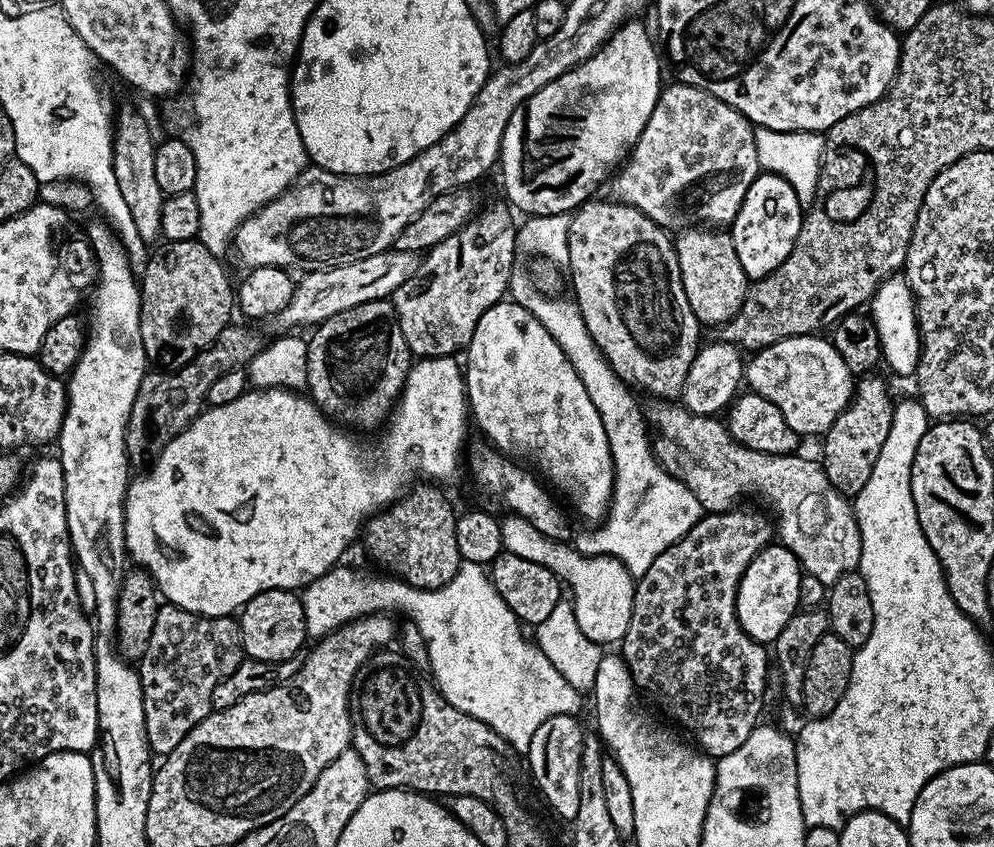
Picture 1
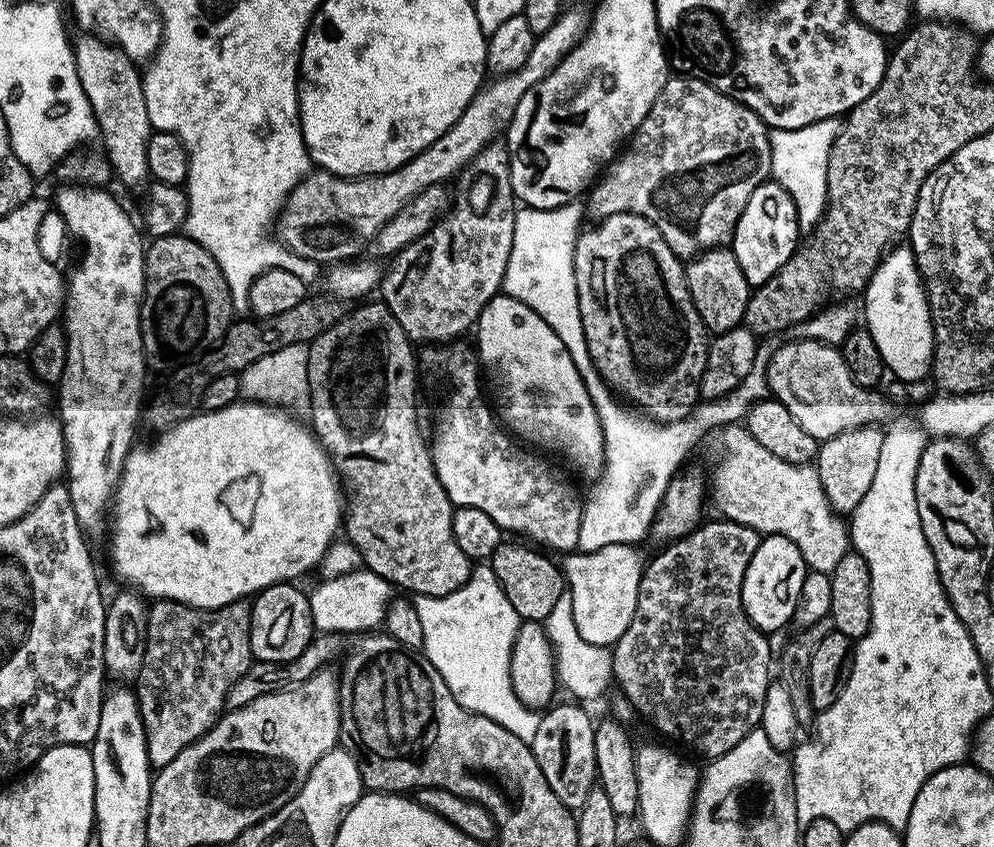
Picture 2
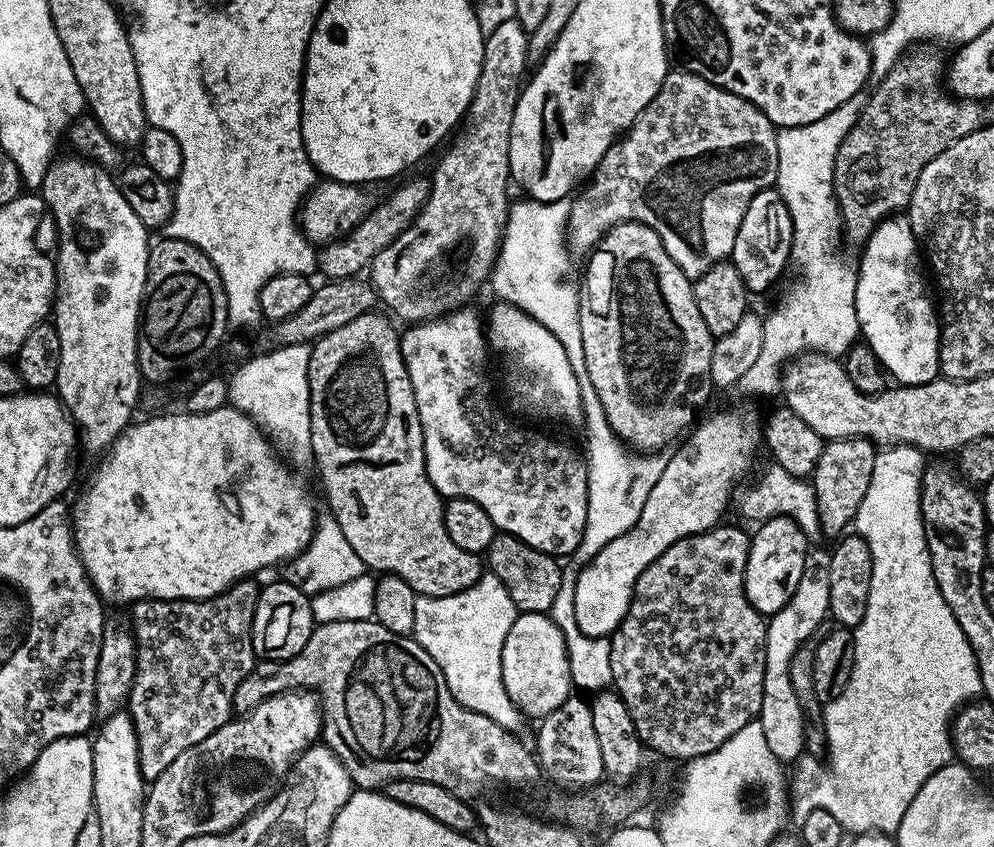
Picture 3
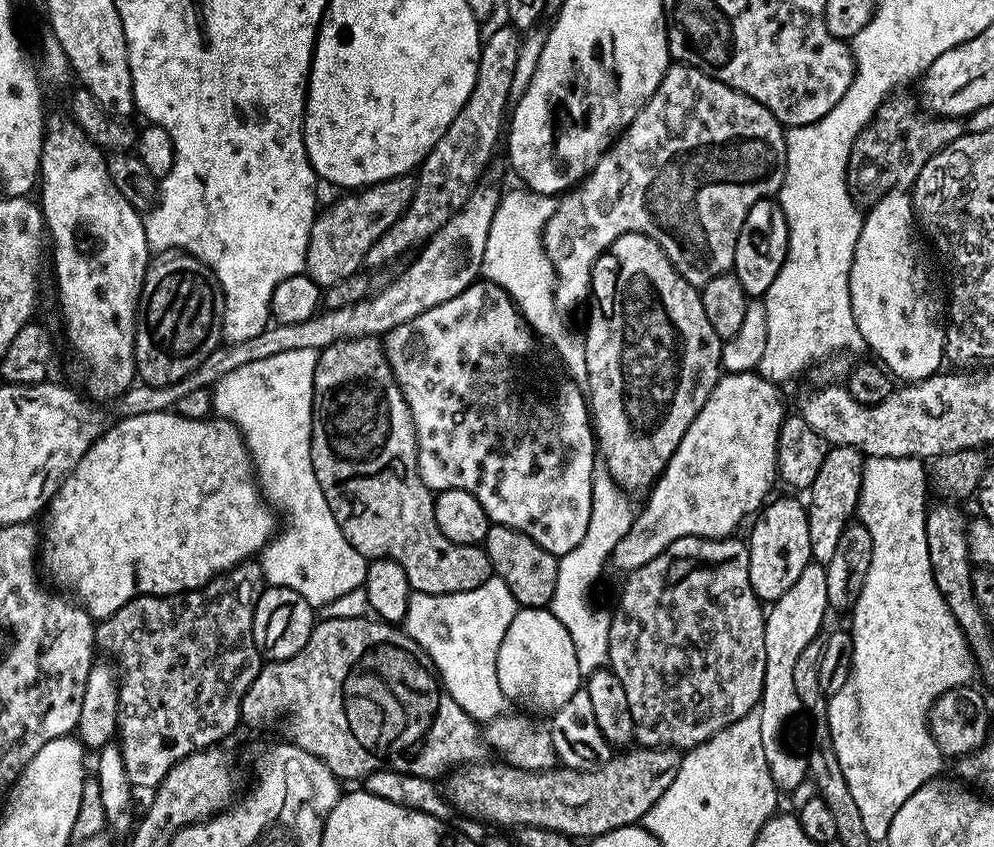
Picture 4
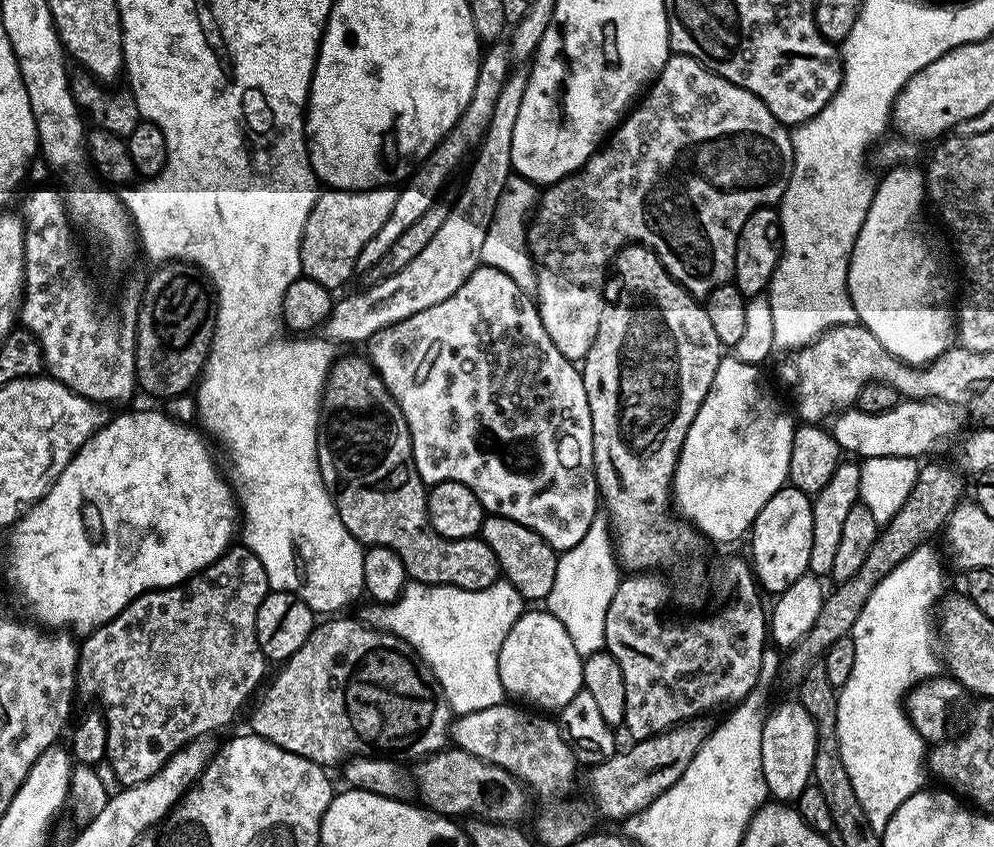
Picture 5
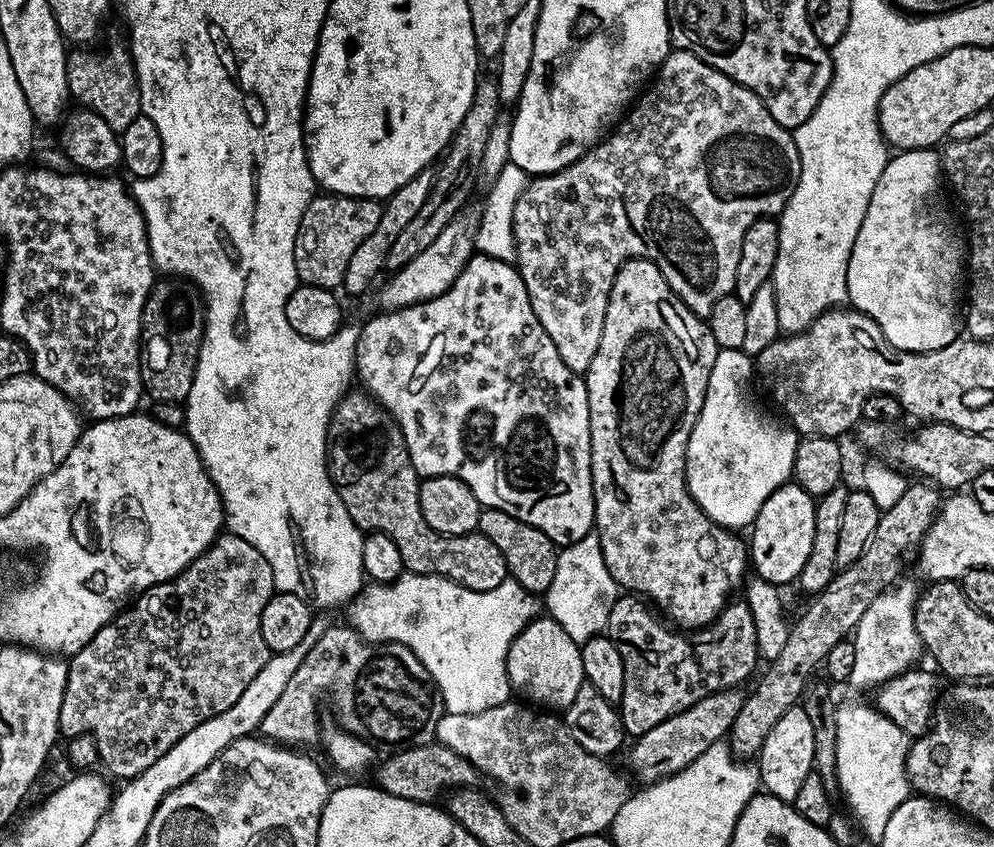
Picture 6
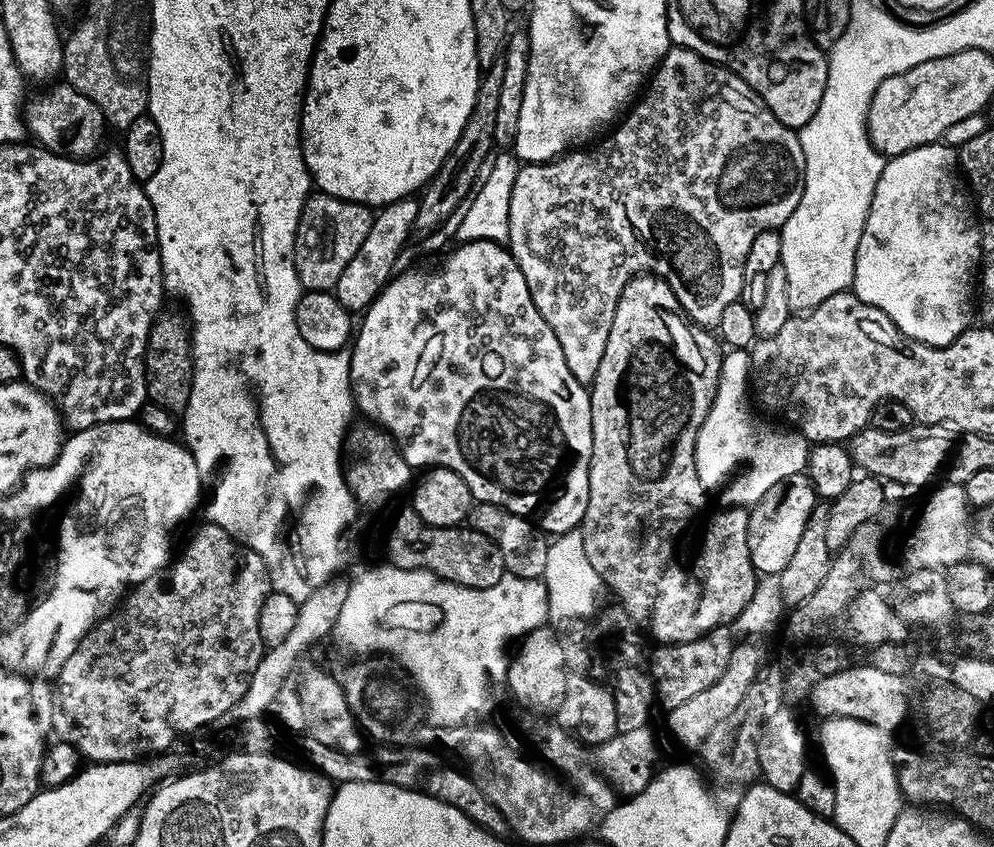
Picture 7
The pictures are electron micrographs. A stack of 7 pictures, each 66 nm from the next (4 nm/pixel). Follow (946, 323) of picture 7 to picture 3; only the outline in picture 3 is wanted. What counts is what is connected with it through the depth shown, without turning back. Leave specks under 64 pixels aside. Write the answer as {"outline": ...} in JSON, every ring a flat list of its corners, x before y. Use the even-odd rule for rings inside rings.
{"outline":[[907,215,882,220,862,251,860,268,858,264,855,269,860,336,878,354,885,373,897,385,930,383,940,376,940,322,934,296,932,304,928,284,920,273,922,252]]}

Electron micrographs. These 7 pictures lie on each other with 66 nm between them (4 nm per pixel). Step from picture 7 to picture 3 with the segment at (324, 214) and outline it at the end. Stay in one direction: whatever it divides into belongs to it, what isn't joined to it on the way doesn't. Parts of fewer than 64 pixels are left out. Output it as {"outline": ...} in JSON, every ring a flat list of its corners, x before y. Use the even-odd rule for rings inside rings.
{"outline":[[408,180,405,184,400,184,384,201,377,203,372,211,368,213,360,225,354,231,336,240,333,244,323,245,318,252,318,272,328,280,346,280,356,278,360,272,371,265,373,258,378,254,378,250,386,250,402,230,406,230,412,224,412,220,422,210,422,206,428,197,428,180]]}

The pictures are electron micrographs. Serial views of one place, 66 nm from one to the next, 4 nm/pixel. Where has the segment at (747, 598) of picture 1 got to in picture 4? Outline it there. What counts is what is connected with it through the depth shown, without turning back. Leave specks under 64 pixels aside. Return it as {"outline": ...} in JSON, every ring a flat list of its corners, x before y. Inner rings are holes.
{"outline":[[774,500,763,505,762,511,755,517,757,520,752,528,752,537,746,540,750,554,750,586,761,602,771,602,786,594,786,590,794,586,798,574,802,574,804,567,812,560,807,507,801,501,799,504,796,500]]}

